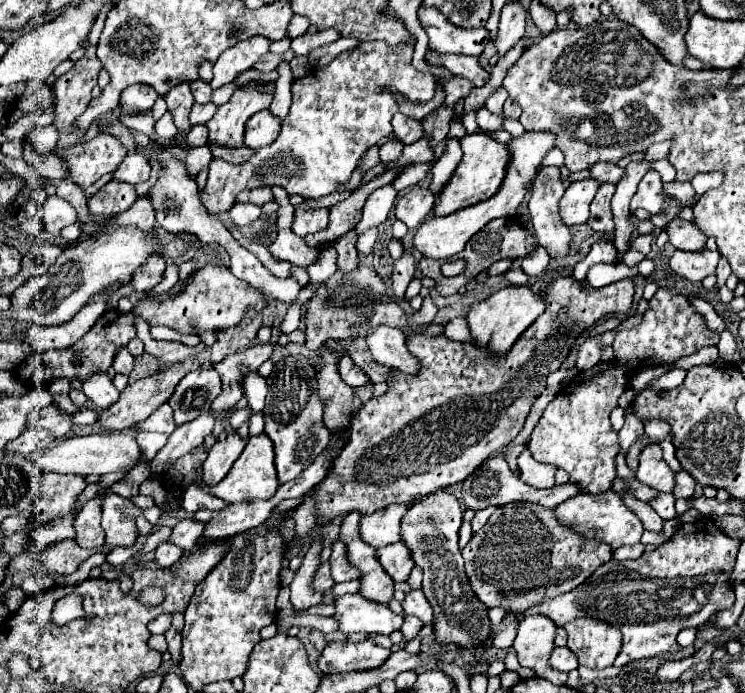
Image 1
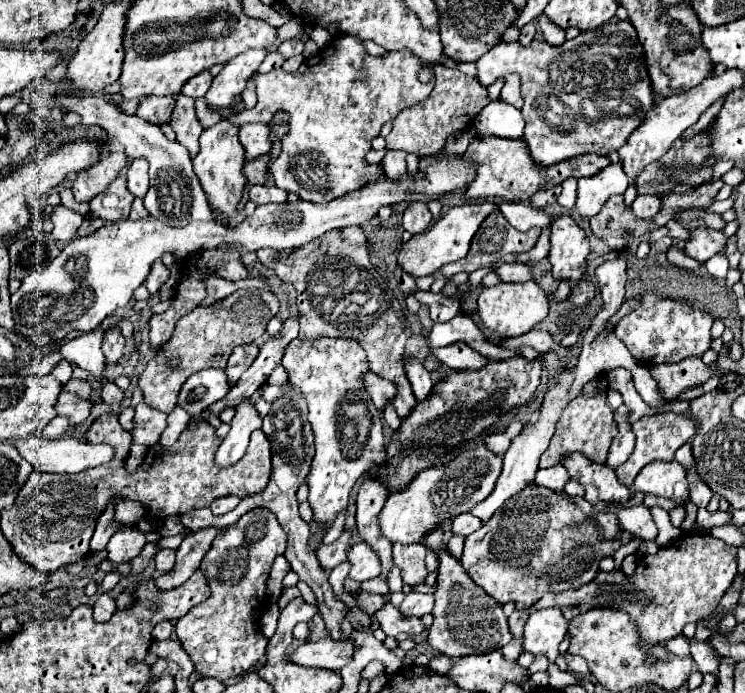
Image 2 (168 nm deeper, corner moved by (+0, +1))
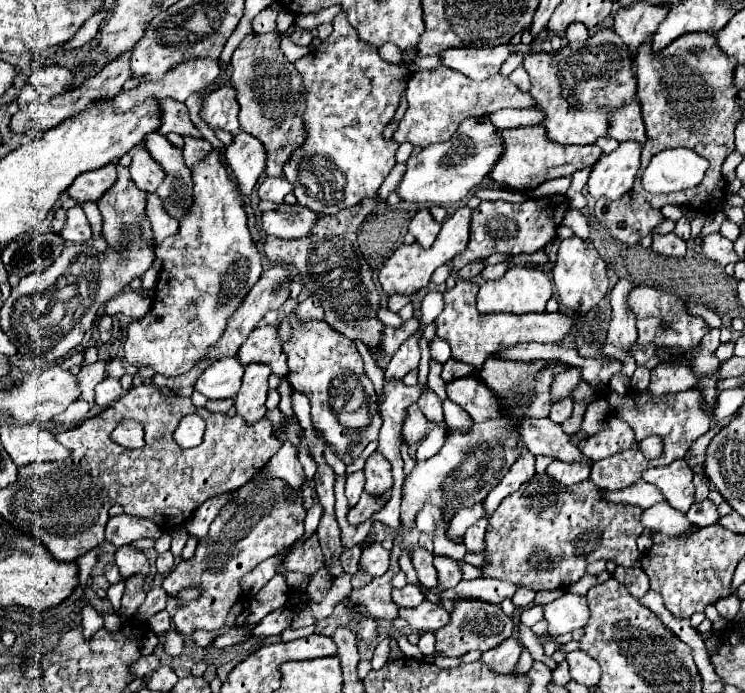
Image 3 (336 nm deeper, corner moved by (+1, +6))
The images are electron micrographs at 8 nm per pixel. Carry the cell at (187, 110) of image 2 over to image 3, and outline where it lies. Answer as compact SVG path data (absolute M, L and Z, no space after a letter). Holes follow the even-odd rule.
M183 139L183 141L185 141L183 157L185 157L187 167L191 167L197 161L201 161L211 151L211 143L205 141L205 139Z

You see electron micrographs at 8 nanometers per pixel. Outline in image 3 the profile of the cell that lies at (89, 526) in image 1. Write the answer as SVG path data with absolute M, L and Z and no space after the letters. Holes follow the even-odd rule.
M127 513L109 517L109 521L105 525L105 541L113 543L115 547L133 543L133 541L143 539L143 537L159 539L161 529L149 519L141 519L141 517L127 515Z

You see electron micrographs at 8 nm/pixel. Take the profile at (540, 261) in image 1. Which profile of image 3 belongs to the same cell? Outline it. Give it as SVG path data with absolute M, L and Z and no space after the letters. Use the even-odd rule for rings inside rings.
M497 263L497 265L487 265L483 271L481 271L481 279L489 281L489 279L499 279L503 277L503 273L507 273L509 265L507 263Z

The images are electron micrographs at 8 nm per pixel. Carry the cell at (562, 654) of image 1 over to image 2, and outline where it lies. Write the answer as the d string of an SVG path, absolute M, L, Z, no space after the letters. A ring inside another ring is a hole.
M566 654L566 662L568 662L568 670L574 672L574 674L588 674L588 664L582 656L570 656Z

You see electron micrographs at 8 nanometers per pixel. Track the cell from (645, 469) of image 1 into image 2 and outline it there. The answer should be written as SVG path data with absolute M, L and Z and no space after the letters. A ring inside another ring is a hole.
M676 460L670 464L652 462L652 464L644 466L642 472L636 476L634 490L670 498L676 504L684 504L688 500L686 470Z

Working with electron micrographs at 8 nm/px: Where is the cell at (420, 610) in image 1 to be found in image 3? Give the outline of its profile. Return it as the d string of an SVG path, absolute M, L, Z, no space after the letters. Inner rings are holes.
M405 585L403 589L393 589L393 601L399 607L417 607L425 601L425 595L415 585Z

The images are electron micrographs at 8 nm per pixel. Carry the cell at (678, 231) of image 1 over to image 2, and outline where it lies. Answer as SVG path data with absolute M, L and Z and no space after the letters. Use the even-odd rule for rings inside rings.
M694 230L692 240L686 242L686 254L698 262L708 262L714 254L726 250L726 234L714 230Z

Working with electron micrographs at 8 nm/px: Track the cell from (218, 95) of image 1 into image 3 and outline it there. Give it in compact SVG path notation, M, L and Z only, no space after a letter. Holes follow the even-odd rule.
M345 13L335 17L333 33L325 39L325 43L319 45L319 49L295 61L295 69L303 79L305 141L291 153L291 159L285 163L285 177L295 187L295 197L303 207L311 207L313 211L325 215L335 215L353 207L365 197L373 197L393 169L395 151L399 145L395 141L385 141L381 133L401 103L411 71L405 63L383 61L375 45L359 39Z

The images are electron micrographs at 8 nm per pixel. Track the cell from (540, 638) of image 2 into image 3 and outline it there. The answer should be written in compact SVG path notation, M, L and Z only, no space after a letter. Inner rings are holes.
M567 591L559 599L543 607L543 619L547 621L547 631L551 637L571 633L573 629L579 629L587 623L589 619L587 601L585 597Z

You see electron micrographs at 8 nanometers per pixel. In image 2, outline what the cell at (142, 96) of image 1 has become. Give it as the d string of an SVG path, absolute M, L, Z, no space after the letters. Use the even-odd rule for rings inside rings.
M148 96L148 98L142 98L136 114L138 114L140 118L148 120L150 124L162 126L162 124L168 124L168 122L170 122L174 106L176 106L176 100L174 100L172 96L164 96L164 98Z

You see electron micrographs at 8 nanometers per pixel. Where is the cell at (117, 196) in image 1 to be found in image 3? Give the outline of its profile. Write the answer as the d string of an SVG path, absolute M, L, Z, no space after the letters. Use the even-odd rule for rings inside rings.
M117 165L115 185L103 193L97 205L103 215L103 235L109 245L119 243L123 225L141 223L143 229L149 229L149 221L145 217L145 191L135 187L127 167Z

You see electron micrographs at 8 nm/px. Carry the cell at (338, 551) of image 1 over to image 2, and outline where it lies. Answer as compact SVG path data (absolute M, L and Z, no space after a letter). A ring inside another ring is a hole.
M360 542L360 544L352 546L352 552L348 554L348 562L352 564L350 578L356 580L356 582L364 582L364 580L376 578L382 572L378 554L366 542Z

